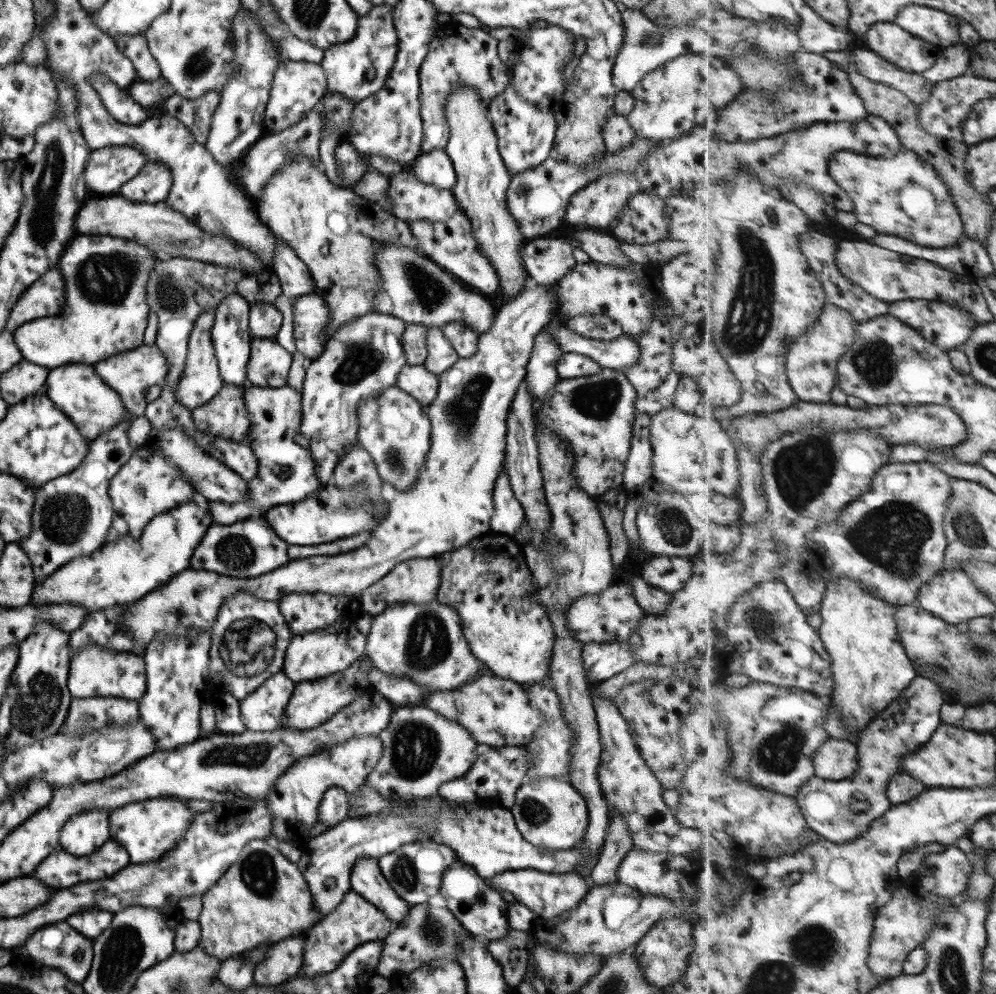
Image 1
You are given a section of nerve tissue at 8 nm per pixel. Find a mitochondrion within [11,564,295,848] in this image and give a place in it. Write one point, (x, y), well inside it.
(249, 648)

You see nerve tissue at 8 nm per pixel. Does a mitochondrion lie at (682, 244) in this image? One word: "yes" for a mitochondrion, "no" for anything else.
no

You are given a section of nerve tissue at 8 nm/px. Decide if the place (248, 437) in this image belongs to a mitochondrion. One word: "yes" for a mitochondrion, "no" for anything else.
no

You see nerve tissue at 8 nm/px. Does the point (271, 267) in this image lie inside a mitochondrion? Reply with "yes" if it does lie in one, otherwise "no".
no

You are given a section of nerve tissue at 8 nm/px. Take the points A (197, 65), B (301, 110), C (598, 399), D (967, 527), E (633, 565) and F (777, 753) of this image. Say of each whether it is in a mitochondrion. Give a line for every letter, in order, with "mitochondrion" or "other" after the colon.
A: mitochondrion
B: other
C: mitochondrion
D: mitochondrion
E: other
F: mitochondrion

